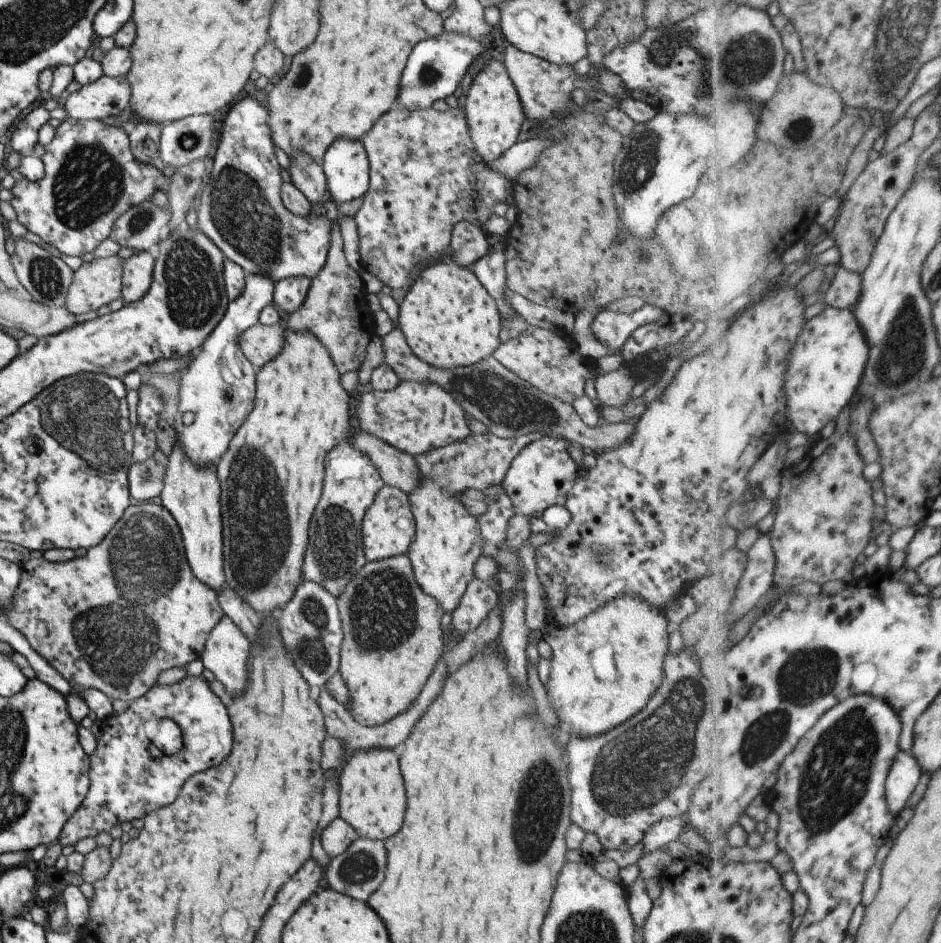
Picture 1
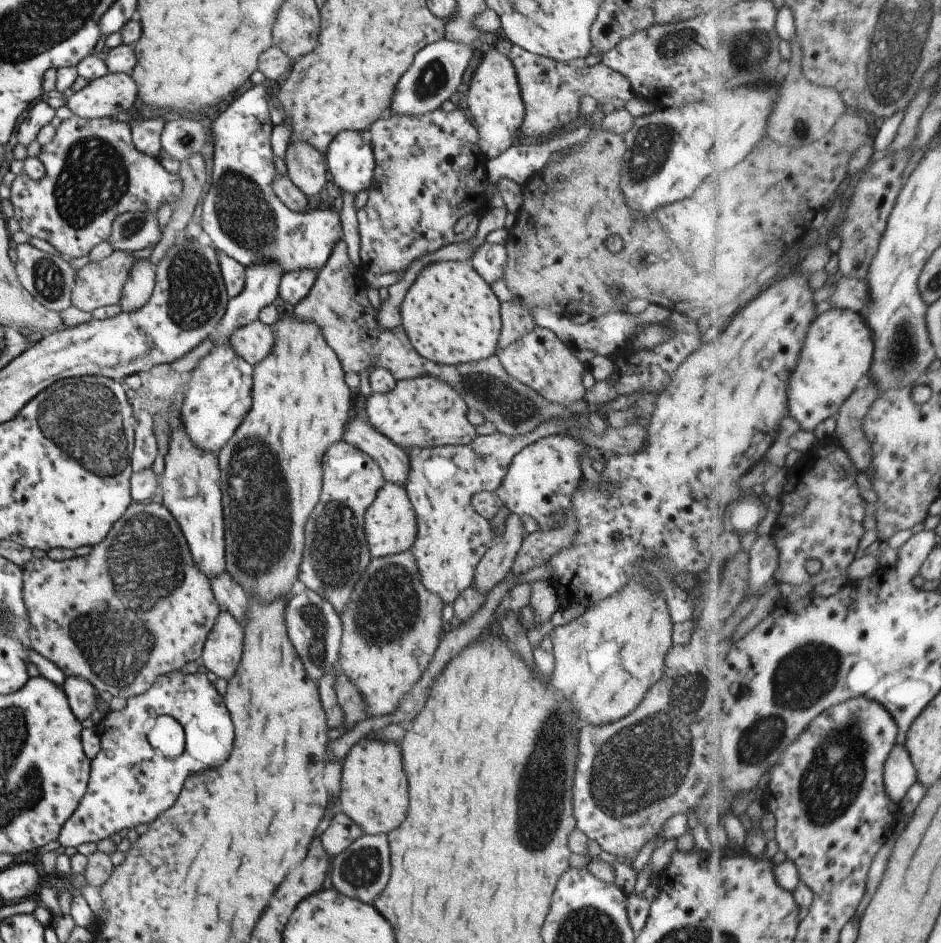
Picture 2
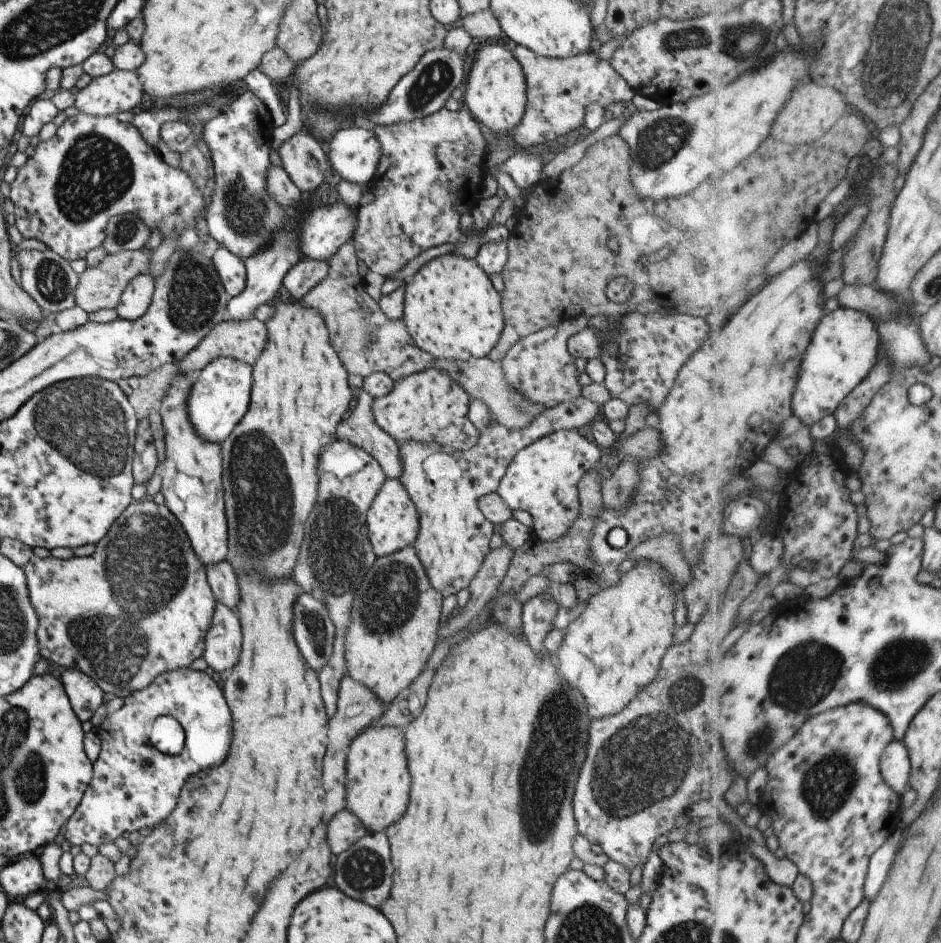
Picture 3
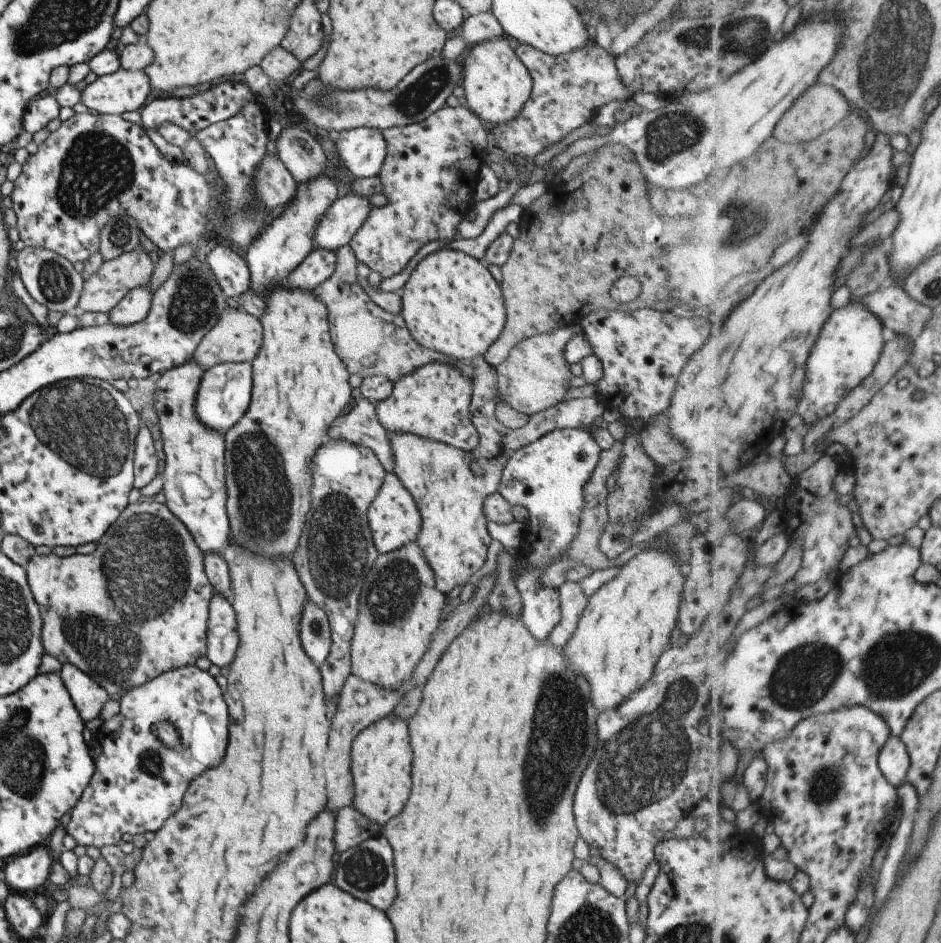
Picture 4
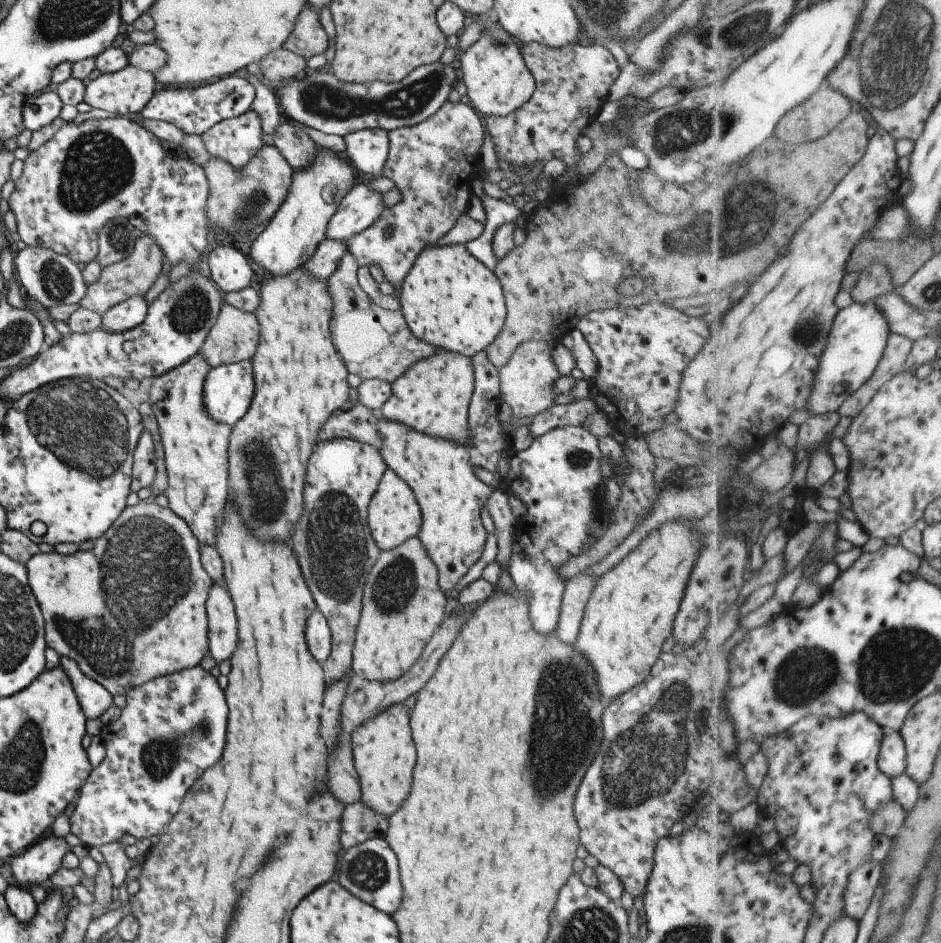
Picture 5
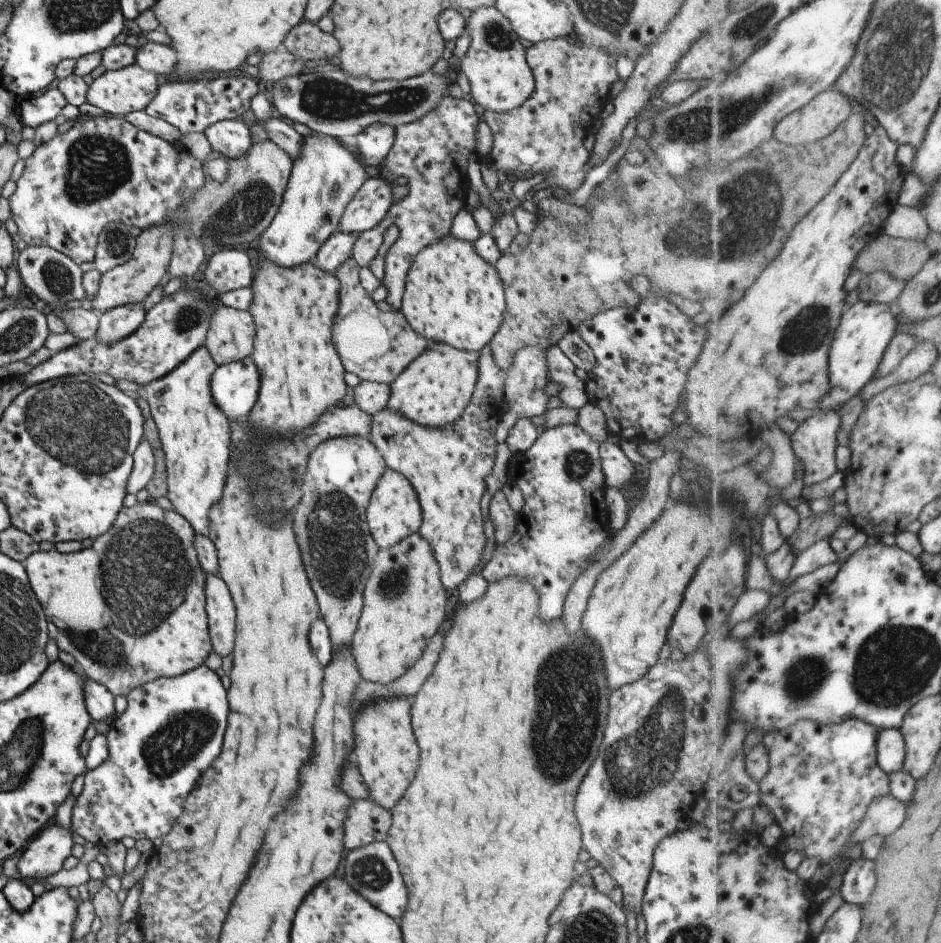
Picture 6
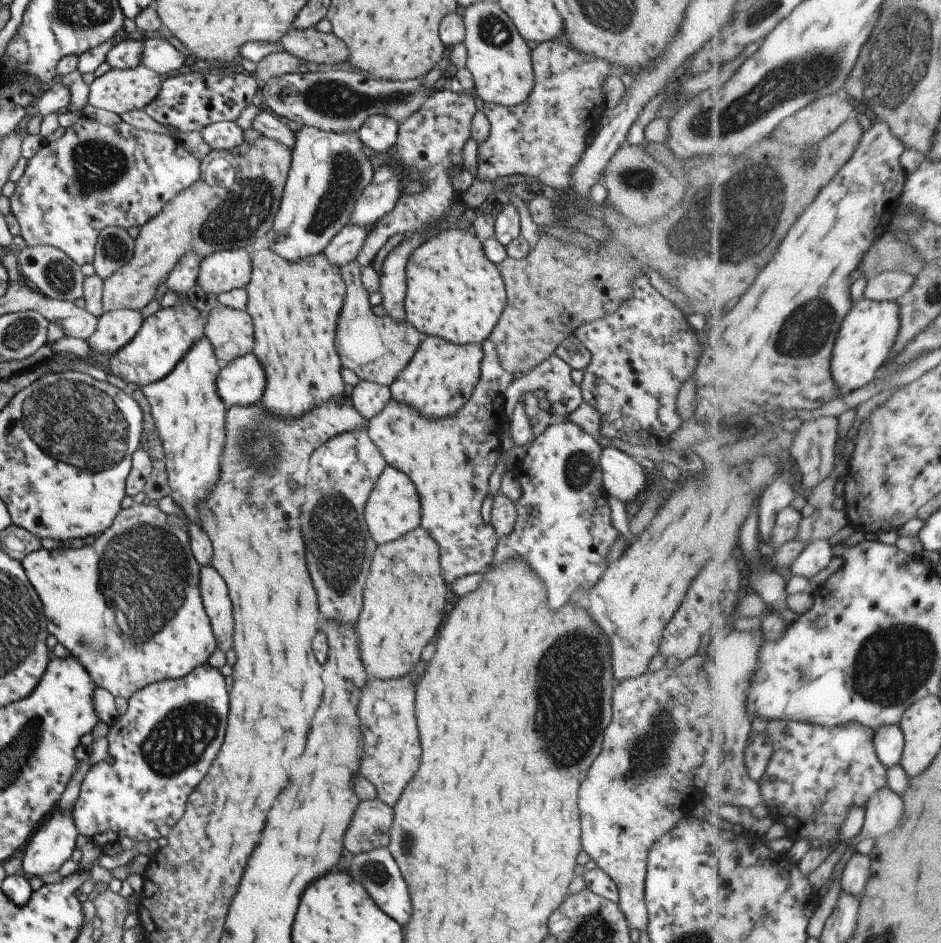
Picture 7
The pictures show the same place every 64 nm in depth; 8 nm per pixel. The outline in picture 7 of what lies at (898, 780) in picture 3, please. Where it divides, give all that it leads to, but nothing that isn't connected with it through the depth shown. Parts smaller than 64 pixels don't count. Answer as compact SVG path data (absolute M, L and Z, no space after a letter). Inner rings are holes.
M901 725L878 728L875 741L880 760L887 768L901 764L907 745L907 738Z

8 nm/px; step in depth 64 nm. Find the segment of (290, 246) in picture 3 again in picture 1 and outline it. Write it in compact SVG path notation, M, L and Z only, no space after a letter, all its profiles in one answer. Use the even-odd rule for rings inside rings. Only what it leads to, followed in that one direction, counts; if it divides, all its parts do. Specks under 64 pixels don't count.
M264 274L246 275L242 294L229 300L218 326L199 348L200 352L180 372L180 402L172 425L184 454L196 466L212 468L218 464L234 434L254 408L257 369L242 354L238 338L244 330L259 322L263 308L272 305L275 286L276 282Z

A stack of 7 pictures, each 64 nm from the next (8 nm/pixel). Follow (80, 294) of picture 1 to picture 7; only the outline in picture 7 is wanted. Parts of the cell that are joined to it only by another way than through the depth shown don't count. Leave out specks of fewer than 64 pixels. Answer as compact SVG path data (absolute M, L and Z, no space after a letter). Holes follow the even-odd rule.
M261 136L250 144L244 142L232 151L211 150L206 158L201 160L201 174L198 181L190 188L182 190L178 196L174 196L167 206L160 210L150 222L144 224L135 238L135 250L133 258L128 264L124 264L120 270L116 270L110 278L103 280L102 306L104 311L137 310L142 308L154 298L158 286L166 284L176 262L186 252L196 252L200 256L207 257L212 252L226 250L226 248L242 248L254 244L258 238L264 238L272 230L274 217L278 212L283 190L287 181L291 166L291 149L282 142L276 142L272 138Z

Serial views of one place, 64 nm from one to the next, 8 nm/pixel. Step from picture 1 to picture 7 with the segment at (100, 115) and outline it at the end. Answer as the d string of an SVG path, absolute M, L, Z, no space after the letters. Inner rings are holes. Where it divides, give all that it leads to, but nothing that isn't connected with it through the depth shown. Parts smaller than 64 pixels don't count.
M144 65L133 69L110 69L106 74L96 78L89 86L87 104L94 108L104 108L120 115L131 110L144 109L158 96L161 86L160 75Z

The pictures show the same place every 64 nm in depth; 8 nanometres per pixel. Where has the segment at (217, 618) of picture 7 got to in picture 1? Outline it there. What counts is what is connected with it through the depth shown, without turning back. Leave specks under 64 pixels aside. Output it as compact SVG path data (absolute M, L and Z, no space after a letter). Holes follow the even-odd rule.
M226 614L212 629L204 646L204 652L200 660L204 668L208 668L214 674L216 680L220 680L226 688L228 698L238 698L244 694L244 686L248 684L248 660L250 660L250 641L242 631Z

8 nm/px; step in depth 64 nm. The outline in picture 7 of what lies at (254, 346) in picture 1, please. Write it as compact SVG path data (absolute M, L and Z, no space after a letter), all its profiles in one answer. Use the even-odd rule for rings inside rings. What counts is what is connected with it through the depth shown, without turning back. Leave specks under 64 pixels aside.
M216 306L205 318L204 332L213 346L220 367L253 352L255 330L252 317L246 309Z

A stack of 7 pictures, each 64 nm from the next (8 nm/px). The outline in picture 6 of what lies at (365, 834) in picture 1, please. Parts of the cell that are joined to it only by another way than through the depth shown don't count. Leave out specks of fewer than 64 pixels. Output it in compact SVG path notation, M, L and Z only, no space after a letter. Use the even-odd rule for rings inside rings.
M400 696L388 700L380 698L372 704L366 704L360 712L356 712L354 721L356 748L352 757L370 790L370 799L386 810L392 810L398 804L418 768L420 752L410 726L411 710L412 698Z

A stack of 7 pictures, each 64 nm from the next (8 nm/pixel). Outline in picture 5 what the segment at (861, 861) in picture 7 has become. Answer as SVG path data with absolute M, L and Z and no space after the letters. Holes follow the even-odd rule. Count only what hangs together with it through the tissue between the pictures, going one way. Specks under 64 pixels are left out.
M877 861L866 862L852 872L848 890L846 890L846 910L852 918L862 922L872 906L878 884L882 880L882 864Z

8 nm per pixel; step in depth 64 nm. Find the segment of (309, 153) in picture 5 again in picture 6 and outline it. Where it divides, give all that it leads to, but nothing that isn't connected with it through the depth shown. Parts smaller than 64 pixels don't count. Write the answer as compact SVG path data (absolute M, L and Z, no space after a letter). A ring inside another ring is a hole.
M275 114L265 122L260 122L259 124L266 130L268 138L274 144L278 144L280 148L284 149L284 152L289 154L293 161L300 156L298 152L302 150L304 135L296 132L288 122L284 122L284 118Z

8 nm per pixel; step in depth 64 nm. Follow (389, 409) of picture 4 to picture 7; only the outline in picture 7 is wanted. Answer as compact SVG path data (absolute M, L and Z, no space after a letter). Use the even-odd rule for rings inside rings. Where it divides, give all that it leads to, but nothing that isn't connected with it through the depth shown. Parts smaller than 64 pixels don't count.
M426 336L412 360L389 386L392 398L416 408L424 418L448 418L468 402L480 380L482 357L482 343L454 344L440 336Z

